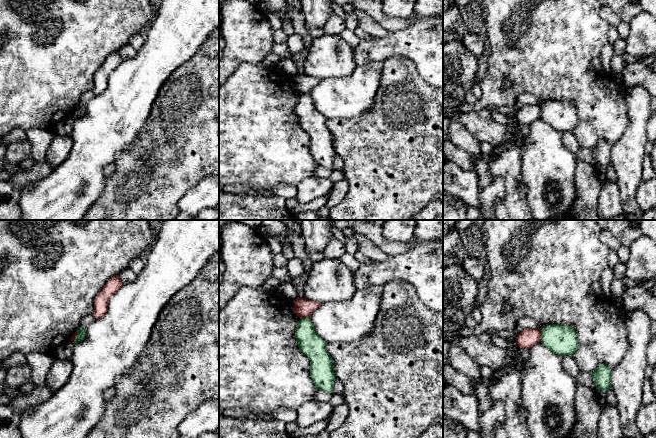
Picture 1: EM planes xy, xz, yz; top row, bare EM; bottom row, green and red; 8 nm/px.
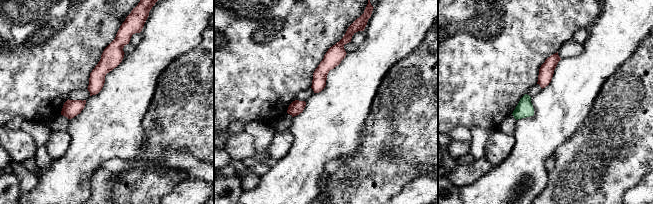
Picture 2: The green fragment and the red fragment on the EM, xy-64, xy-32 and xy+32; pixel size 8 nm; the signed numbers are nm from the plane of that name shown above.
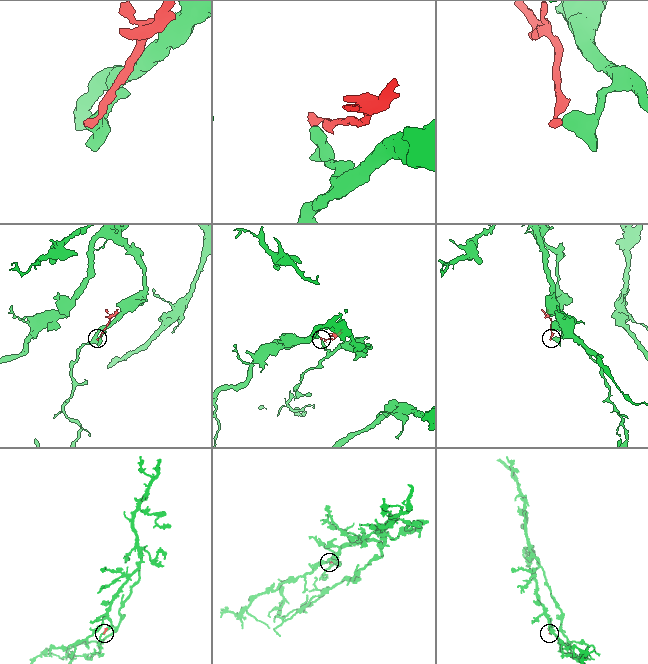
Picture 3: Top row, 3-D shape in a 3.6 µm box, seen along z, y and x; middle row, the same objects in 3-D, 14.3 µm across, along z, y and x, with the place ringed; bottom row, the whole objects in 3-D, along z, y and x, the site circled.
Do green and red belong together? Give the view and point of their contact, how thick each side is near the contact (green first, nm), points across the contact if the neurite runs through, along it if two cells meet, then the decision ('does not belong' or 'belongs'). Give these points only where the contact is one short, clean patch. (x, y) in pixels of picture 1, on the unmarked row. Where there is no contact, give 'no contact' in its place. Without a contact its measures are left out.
meets green in yz at (541, 111); 240 nm thick on the green side, 150 nm on the other; does not belong

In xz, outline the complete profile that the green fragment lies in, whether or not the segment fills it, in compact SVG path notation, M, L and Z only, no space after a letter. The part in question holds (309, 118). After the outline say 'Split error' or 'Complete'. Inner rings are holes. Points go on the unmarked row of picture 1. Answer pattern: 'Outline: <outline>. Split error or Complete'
Outline: M309 93L300 94L295 114L301 128L310 136L311 155L317 165L333 169L336 155L333 136L326 126L327 118L317 110Z. Complete

